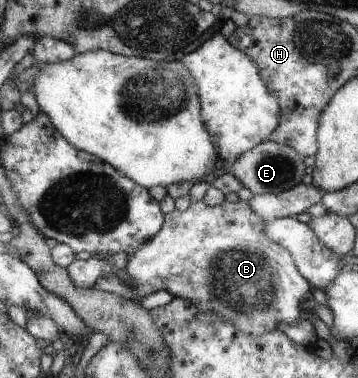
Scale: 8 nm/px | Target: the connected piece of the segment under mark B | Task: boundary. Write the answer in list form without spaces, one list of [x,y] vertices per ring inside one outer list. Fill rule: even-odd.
[[[241,199],[239,202],[236,202],[236,203],[230,203],[230,202],[225,201],[223,204],[220,204],[214,207],[207,206],[206,203],[204,203],[203,201],[200,201],[200,202],[191,202],[190,207],[184,211],[181,211],[175,208],[175,210],[173,210],[172,212],[170,212],[170,214],[168,214],[168,217],[166,218],[166,221],[164,222],[163,230],[160,230],[159,233],[157,233],[155,237],[150,238],[148,242],[144,242],[144,245],[140,246],[139,250],[136,250],[136,253],[128,255],[128,262],[126,266],[124,267],[124,270],[126,270],[127,274],[129,275],[129,280],[124,281],[124,282],[126,282],[125,283],[126,286],[132,288],[134,300],[138,300],[138,299],[135,299],[135,296],[138,298],[144,298],[147,295],[156,293],[157,291],[166,290],[167,292],[170,292],[170,294],[172,294],[172,296],[174,297],[191,299],[192,302],[198,303],[199,307],[202,307],[204,311],[207,311],[208,314],[212,316],[212,318],[220,318],[220,320],[224,320],[224,318],[228,318],[228,322],[236,322],[236,326],[238,326],[240,330],[246,331],[247,334],[264,334],[264,332],[268,332],[268,330],[279,330],[278,324],[280,324],[280,322],[282,322],[282,324],[296,324],[297,320],[300,320],[300,321],[311,320],[312,321],[313,317],[315,316],[313,314],[310,314],[310,312],[308,312],[308,310],[304,308],[304,302],[308,302],[308,304],[312,304],[312,302],[315,302],[314,298],[312,298],[312,286],[310,286],[311,283],[308,282],[306,278],[303,278],[302,275],[300,275],[299,268],[295,266],[295,260],[292,259],[292,256],[288,254],[288,252],[284,250],[284,248],[280,246],[279,243],[272,242],[272,240],[268,238],[266,234],[264,234],[264,221],[260,220],[260,217],[256,215],[254,211],[251,210],[251,207],[248,206],[248,202],[242,201]]]

